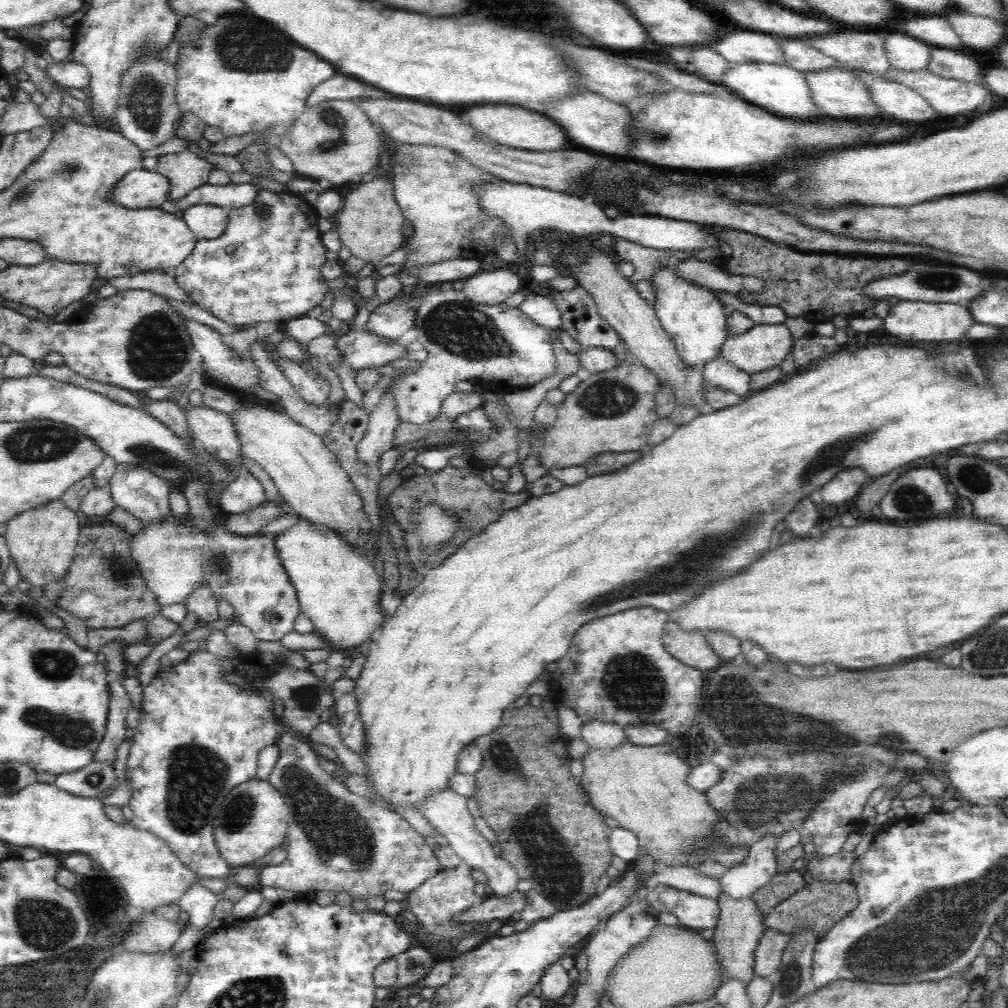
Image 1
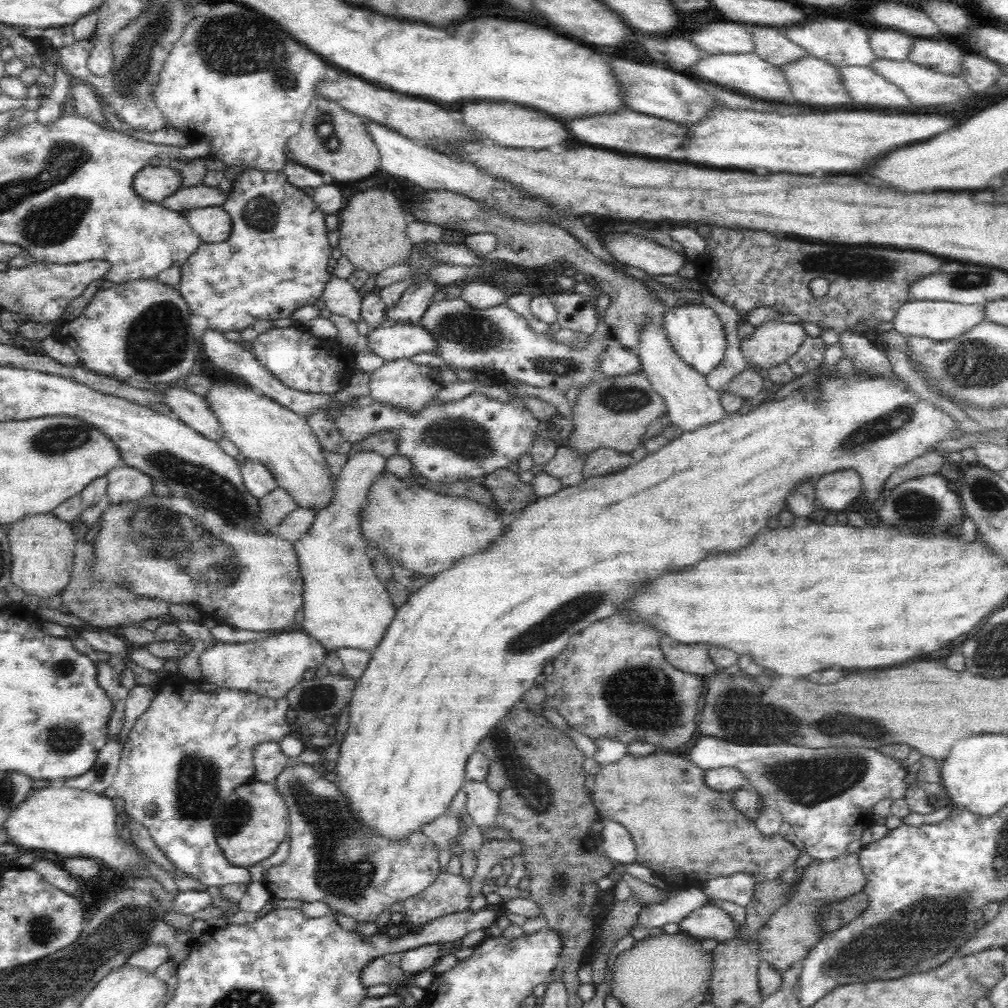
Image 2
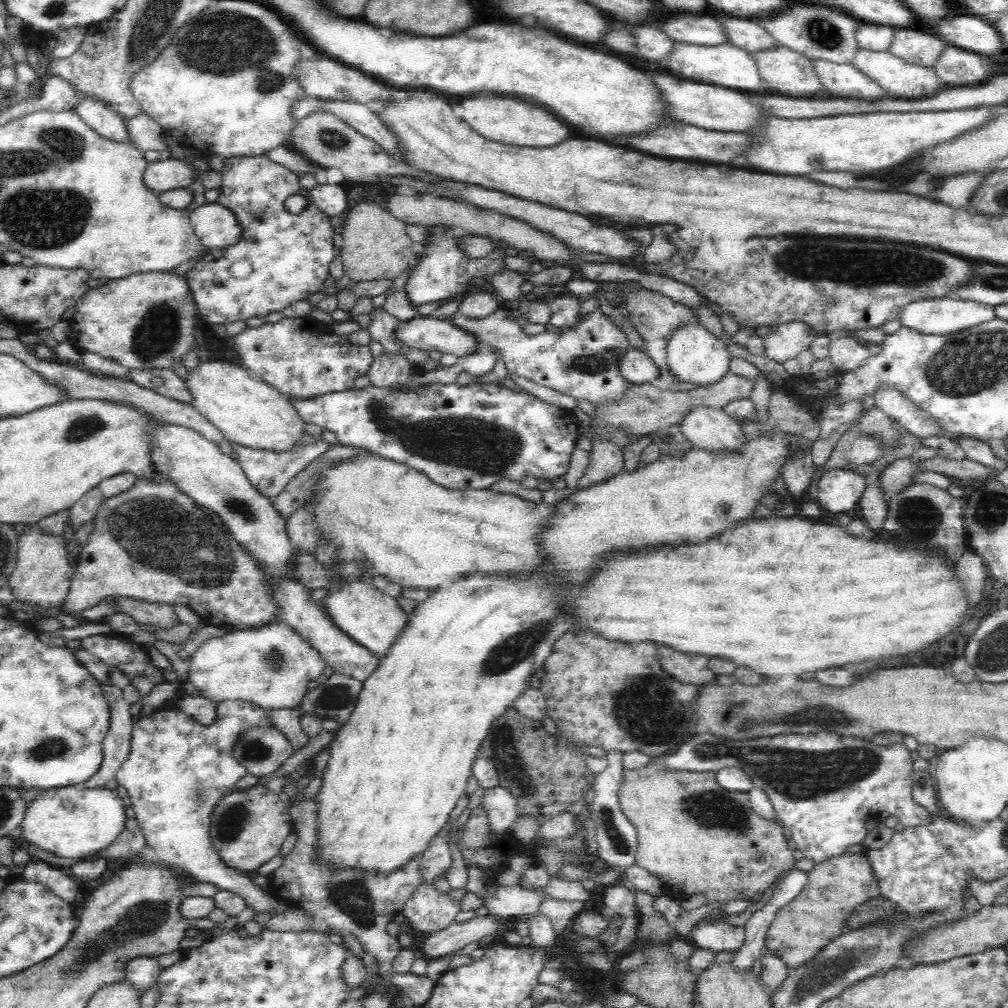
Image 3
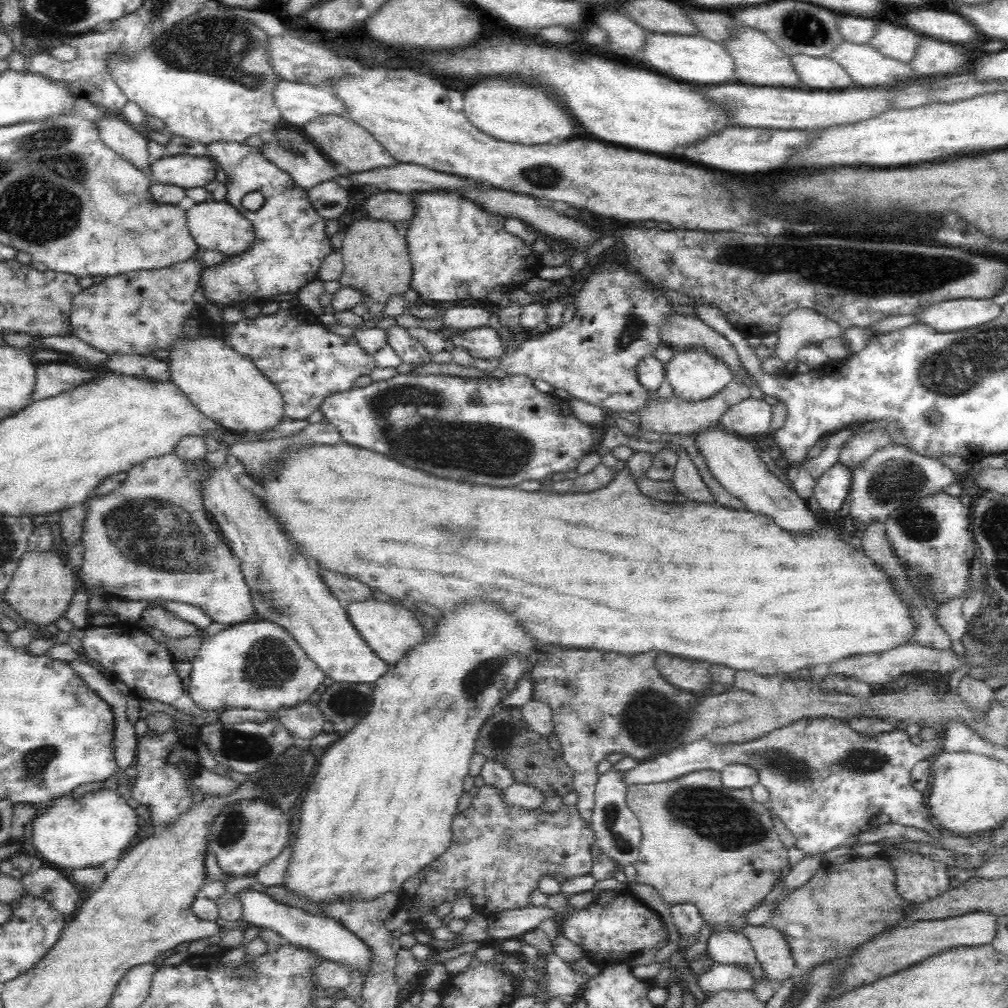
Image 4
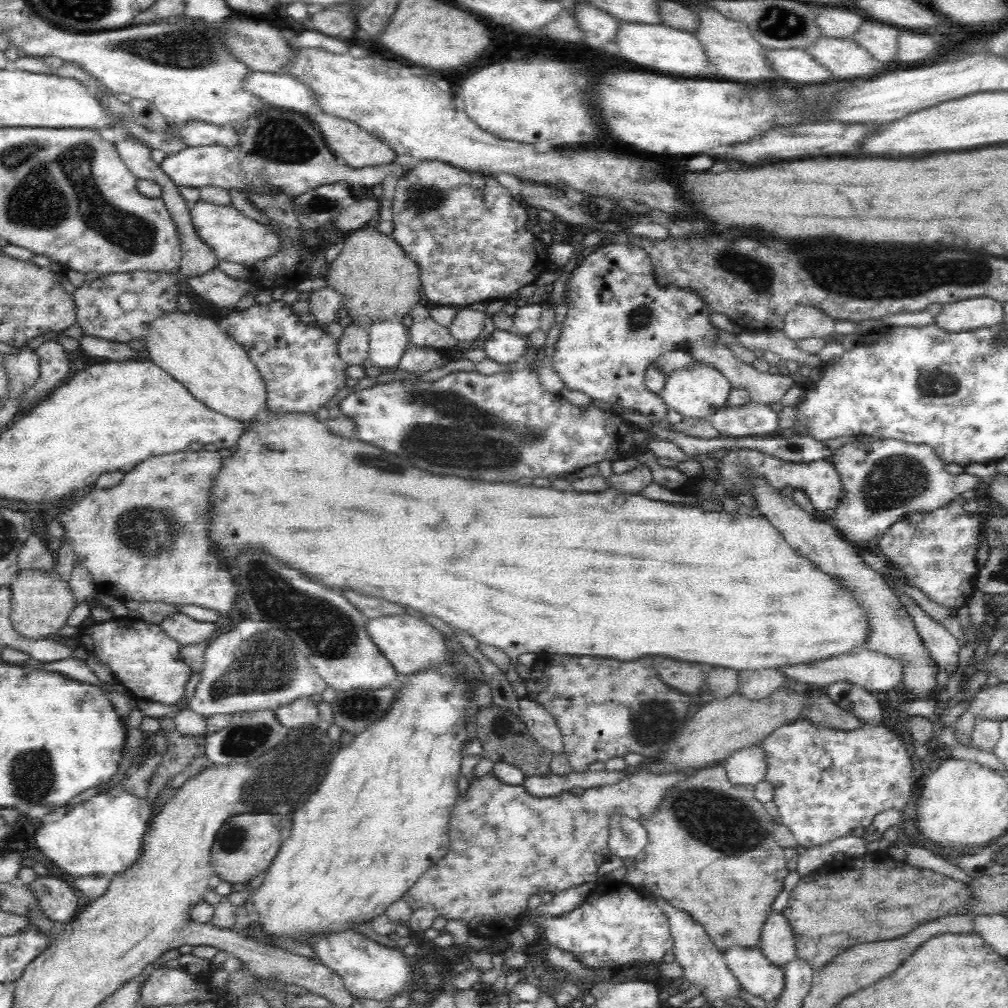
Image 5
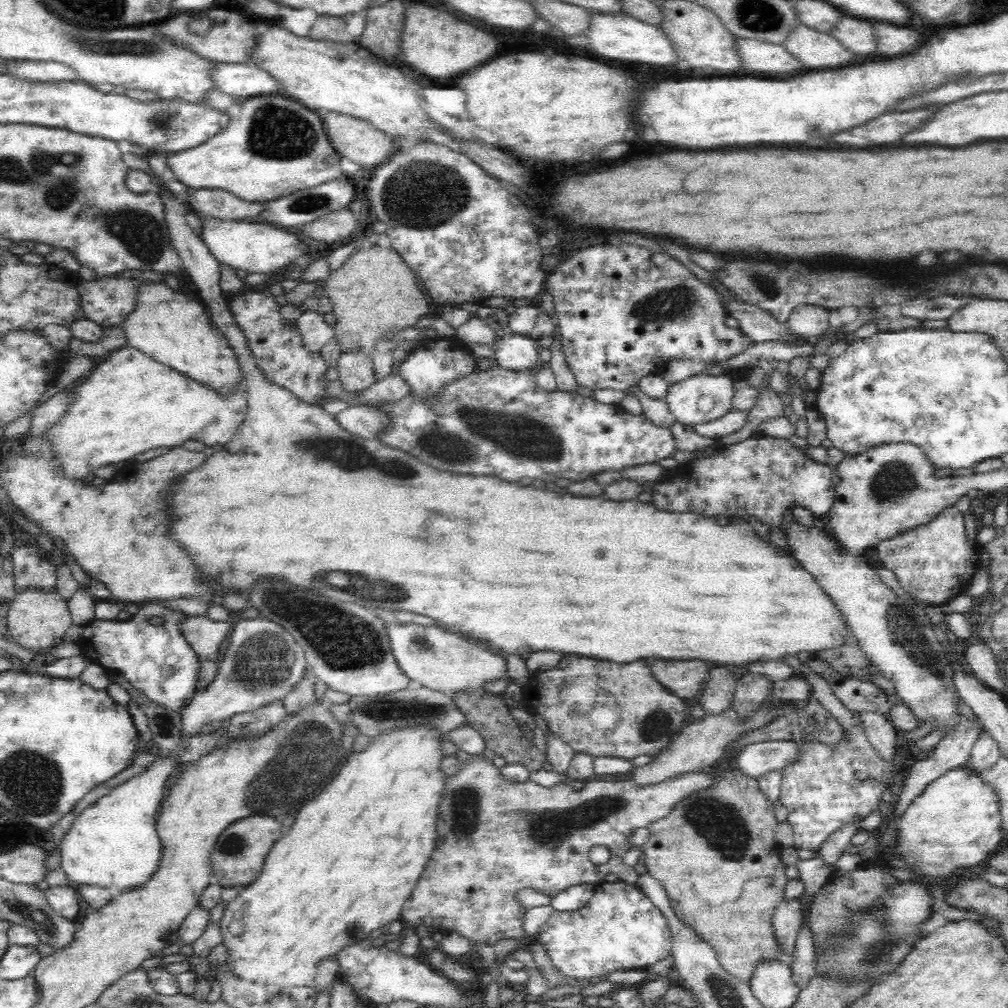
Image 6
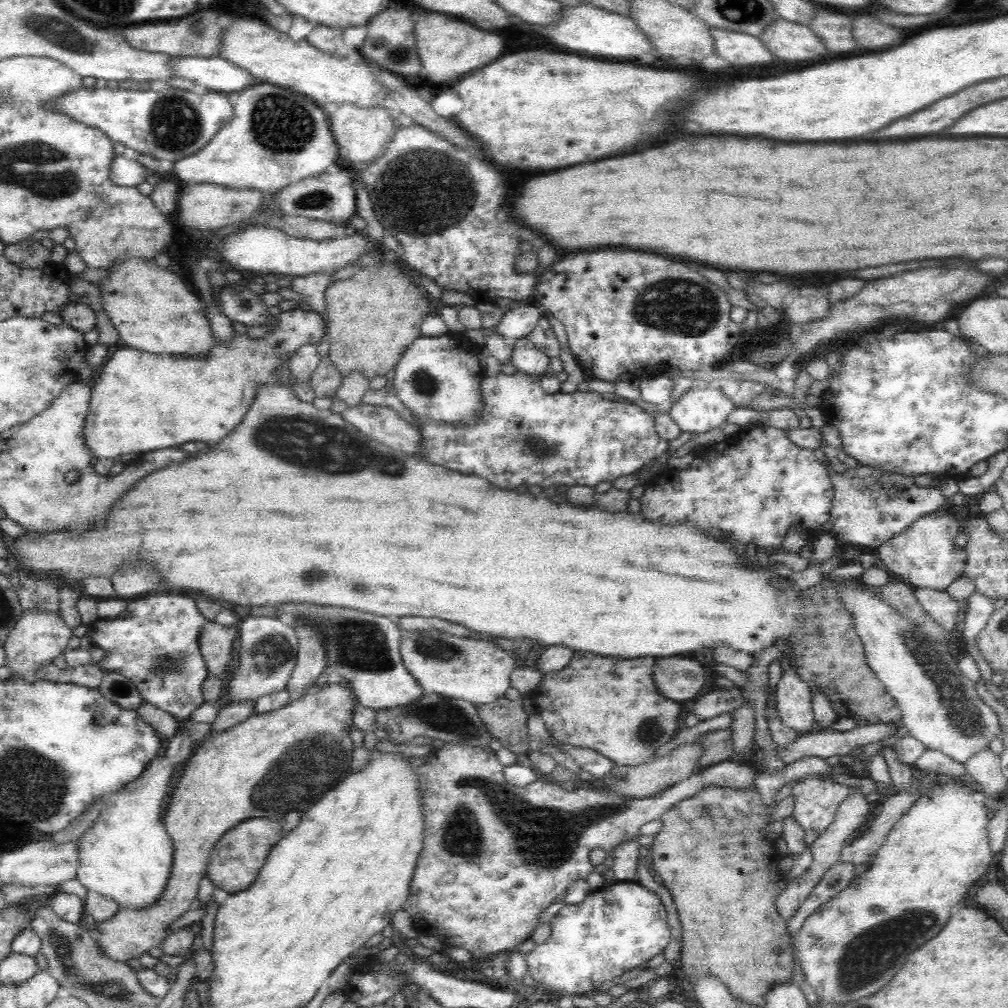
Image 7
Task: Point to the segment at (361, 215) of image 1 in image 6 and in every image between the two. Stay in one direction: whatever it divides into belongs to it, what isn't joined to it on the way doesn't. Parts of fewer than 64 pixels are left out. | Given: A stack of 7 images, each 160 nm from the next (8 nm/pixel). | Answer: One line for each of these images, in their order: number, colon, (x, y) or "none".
2: (372, 226)
3: (376, 246)
4: (376, 259)
5: (377, 281)
6: (375, 295)

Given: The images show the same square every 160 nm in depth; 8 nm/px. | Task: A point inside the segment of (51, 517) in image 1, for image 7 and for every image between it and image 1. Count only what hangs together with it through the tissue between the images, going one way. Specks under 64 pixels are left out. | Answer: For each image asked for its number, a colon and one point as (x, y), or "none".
2: (42, 548)
3: (42, 576)
4: (42, 587)
5: (41, 603)
6: (37, 621)
7: (38, 637)

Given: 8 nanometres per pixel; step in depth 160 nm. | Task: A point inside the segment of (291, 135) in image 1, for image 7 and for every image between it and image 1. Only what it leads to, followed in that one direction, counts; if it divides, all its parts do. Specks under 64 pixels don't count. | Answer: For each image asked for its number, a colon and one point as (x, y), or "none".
2: (331, 139)
3: (322, 139)
4: (344, 142)
5: (357, 147)
6: (364, 144)
7: (363, 131)

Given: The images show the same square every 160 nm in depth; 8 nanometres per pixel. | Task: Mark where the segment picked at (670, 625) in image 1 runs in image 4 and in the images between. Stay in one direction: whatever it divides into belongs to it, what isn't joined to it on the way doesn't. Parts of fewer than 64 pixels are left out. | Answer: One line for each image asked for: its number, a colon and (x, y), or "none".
2: (691, 659)
3: (688, 669)
4: (684, 674)

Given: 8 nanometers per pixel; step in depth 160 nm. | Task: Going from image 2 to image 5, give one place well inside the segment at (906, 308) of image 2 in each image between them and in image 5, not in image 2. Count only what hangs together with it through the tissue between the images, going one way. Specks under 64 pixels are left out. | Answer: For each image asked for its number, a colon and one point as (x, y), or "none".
3: (947, 315)
4: (952, 316)
5: (971, 314)

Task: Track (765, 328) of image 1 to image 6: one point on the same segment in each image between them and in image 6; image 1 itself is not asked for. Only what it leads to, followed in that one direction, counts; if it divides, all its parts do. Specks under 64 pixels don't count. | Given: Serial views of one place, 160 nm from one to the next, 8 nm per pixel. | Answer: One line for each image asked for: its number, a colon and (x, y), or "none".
2: (772, 344)
3: (791, 338)
4: (801, 327)
5: (805, 321)
6: (806, 320)

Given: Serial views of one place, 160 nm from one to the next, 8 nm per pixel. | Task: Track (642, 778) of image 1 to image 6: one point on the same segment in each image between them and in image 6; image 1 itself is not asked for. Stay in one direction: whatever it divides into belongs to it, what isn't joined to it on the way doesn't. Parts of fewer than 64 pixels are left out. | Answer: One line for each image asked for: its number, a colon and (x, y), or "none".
2: (679, 825)
3: (697, 838)
4: (727, 871)
5: (710, 851)
6: (716, 855)

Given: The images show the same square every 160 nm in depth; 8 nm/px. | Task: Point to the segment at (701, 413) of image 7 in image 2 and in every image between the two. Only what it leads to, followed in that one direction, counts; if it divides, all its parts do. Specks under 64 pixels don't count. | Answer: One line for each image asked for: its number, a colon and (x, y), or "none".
2: (695, 332)
3: (696, 358)
4: (694, 375)
5: (701, 391)
6: (703, 398)

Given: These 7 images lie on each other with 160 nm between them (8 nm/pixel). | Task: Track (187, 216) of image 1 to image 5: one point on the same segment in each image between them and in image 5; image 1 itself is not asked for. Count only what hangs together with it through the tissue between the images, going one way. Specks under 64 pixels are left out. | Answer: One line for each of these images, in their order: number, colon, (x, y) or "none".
2: (212, 224)
3: (215, 225)
4: (218, 226)
5: (233, 238)

